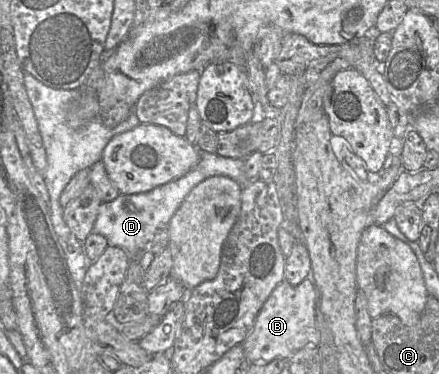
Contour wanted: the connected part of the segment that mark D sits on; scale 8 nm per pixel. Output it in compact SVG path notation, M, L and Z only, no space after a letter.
M196 147L200 160L198 164L190 170L184 176L158 186L151 191L146 193L137 193L130 195L119 195L115 200L110 202L102 202L99 207L99 212L97 219L94 223L92 233L100 234L104 236L109 246L116 246L123 249L130 259L138 259L140 264L140 259L142 257L142 253L147 251L147 247L150 242L154 239L155 235L163 229L168 229L169 222L175 212L178 210L182 202L185 200L187 195L191 192L191 190L196 187L199 183L204 181L205 179L213 176L224 176L229 177L235 180L241 187L242 191L244 188L250 185L250 180L247 178L244 171L244 159L233 159L228 157L222 157L217 153L208 153Z

